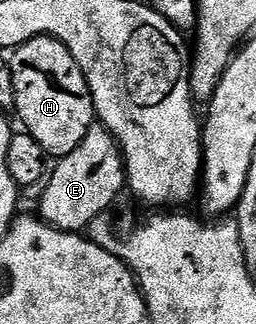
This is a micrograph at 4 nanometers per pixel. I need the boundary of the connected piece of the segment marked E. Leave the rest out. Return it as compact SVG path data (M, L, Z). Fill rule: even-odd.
M99 124L92 125L86 132L82 144L78 144L78 148L74 148L74 152L70 152L64 158L59 159L55 165L56 171L53 172L52 170L43 183L44 195L40 198L38 214L43 221L50 223L59 230L87 231L90 220L94 220L94 216L113 209L112 201L119 196L120 189L123 191L126 186L124 156L120 152L120 146L116 143L116 139L109 134L108 129Z

